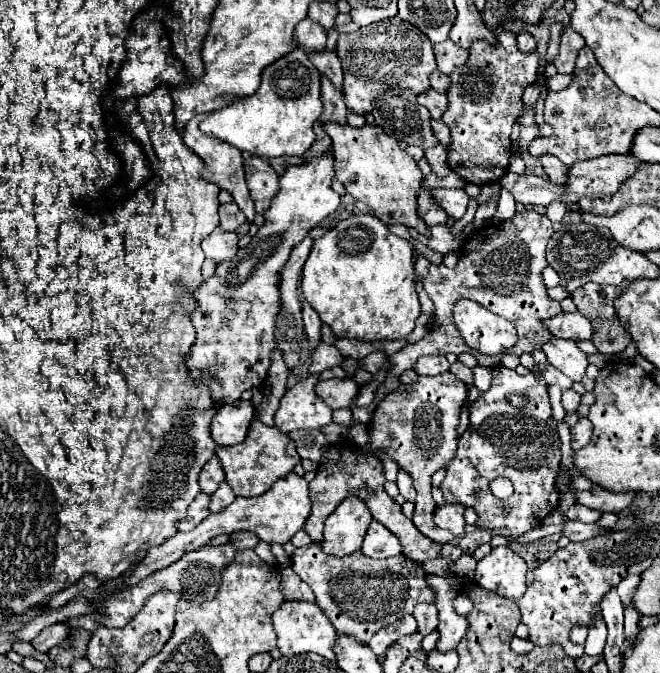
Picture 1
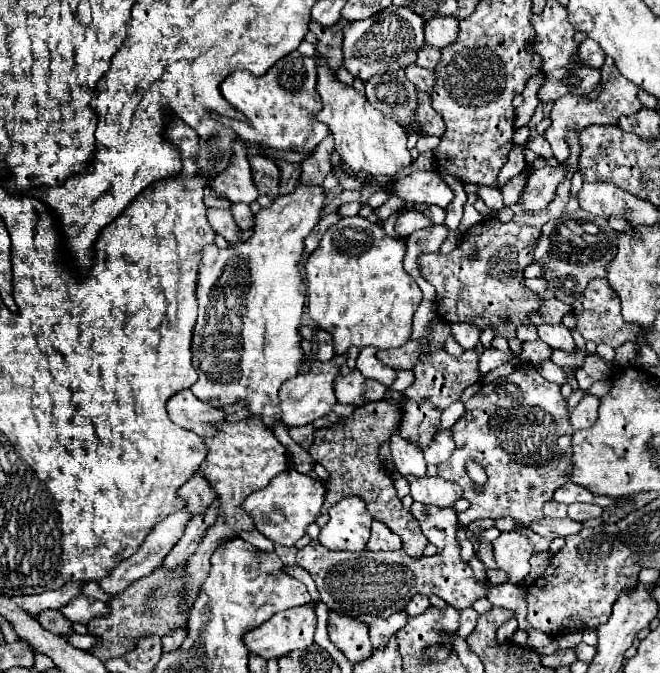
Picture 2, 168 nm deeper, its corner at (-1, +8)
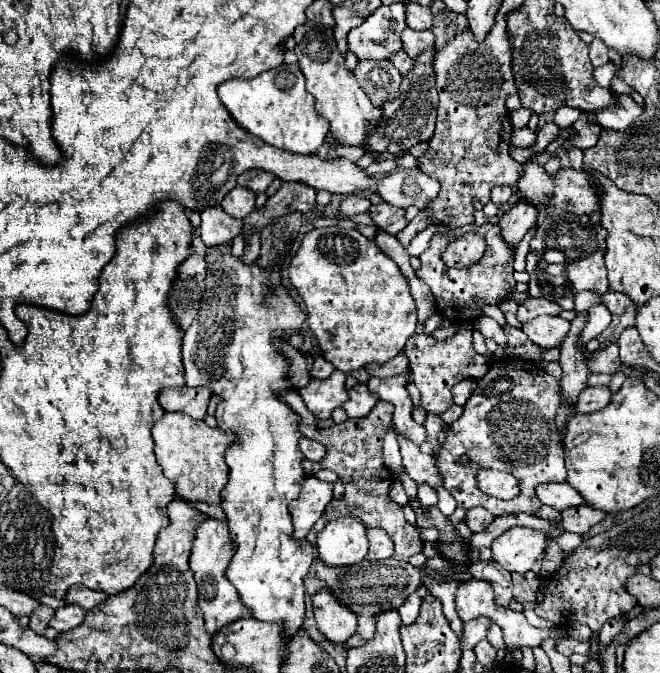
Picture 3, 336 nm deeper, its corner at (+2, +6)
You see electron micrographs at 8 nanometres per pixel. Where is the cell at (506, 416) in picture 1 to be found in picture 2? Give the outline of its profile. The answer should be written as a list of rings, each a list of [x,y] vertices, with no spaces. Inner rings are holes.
[[[535,365],[515,369],[509,377],[501,377],[483,385],[467,403],[465,415],[451,429],[455,449],[451,457],[439,465],[439,477],[455,481],[463,489],[463,497],[471,507],[457,513],[461,525],[475,519],[513,517],[527,529],[531,521],[543,519],[543,503],[553,499],[555,489],[565,485],[569,477],[569,445],[573,427],[569,423],[567,399],[559,393],[559,385],[541,377]],[[475,459],[487,473],[483,489],[475,489],[467,479],[465,461]]]

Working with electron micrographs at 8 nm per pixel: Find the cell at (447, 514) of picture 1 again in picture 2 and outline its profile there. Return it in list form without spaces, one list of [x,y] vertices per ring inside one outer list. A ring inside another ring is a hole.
[[[407,477],[411,487],[411,497],[425,505],[453,507],[461,497],[461,487],[441,477]]]

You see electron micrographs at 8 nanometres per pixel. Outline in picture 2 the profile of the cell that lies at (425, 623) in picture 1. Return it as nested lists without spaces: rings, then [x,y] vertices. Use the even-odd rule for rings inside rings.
[[[415,595],[415,597],[407,603],[405,613],[407,613],[409,617],[417,617],[417,615],[421,615],[429,605],[431,605],[431,603],[429,603],[429,597],[427,597],[427,595]]]

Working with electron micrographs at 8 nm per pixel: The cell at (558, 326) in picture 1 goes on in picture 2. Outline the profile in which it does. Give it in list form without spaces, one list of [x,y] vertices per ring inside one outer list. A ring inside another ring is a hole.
[[[547,299],[541,303],[541,309],[537,309],[537,313],[533,313],[533,317],[529,317],[529,321],[533,325],[545,325],[545,323],[561,323],[563,315],[567,315],[571,311],[571,305],[559,301],[559,299]]]

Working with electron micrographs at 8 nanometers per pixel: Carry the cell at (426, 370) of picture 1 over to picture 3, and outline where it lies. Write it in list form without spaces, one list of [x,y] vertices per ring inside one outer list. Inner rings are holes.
[[[398,353],[388,363],[366,365],[366,371],[368,371],[368,375],[374,375],[374,377],[394,377],[394,375],[400,375],[400,373],[408,371],[408,359],[406,359],[404,353]]]

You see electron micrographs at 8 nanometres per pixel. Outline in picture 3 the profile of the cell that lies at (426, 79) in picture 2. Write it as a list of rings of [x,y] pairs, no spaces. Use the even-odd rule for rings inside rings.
[[[402,51],[402,55],[392,55],[392,65],[402,73],[402,75],[408,75],[412,69],[414,69],[414,59],[410,59],[404,51]]]

